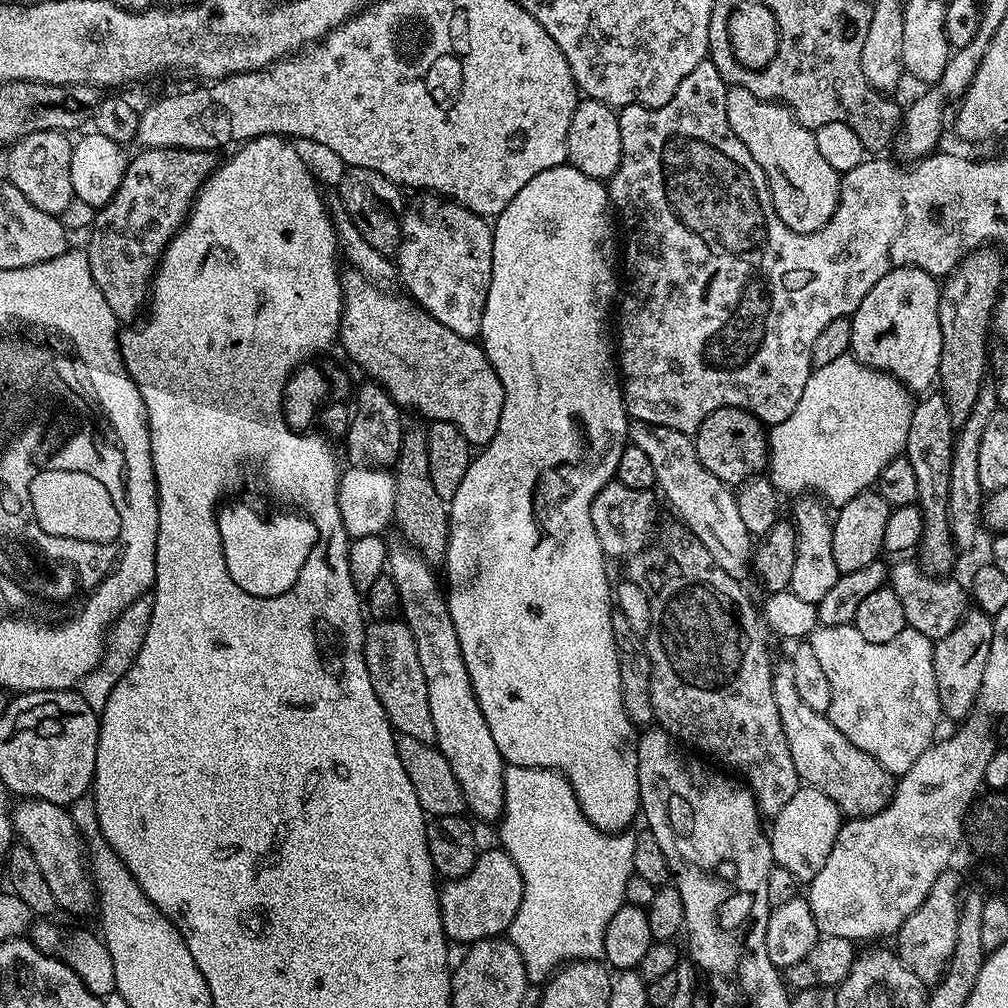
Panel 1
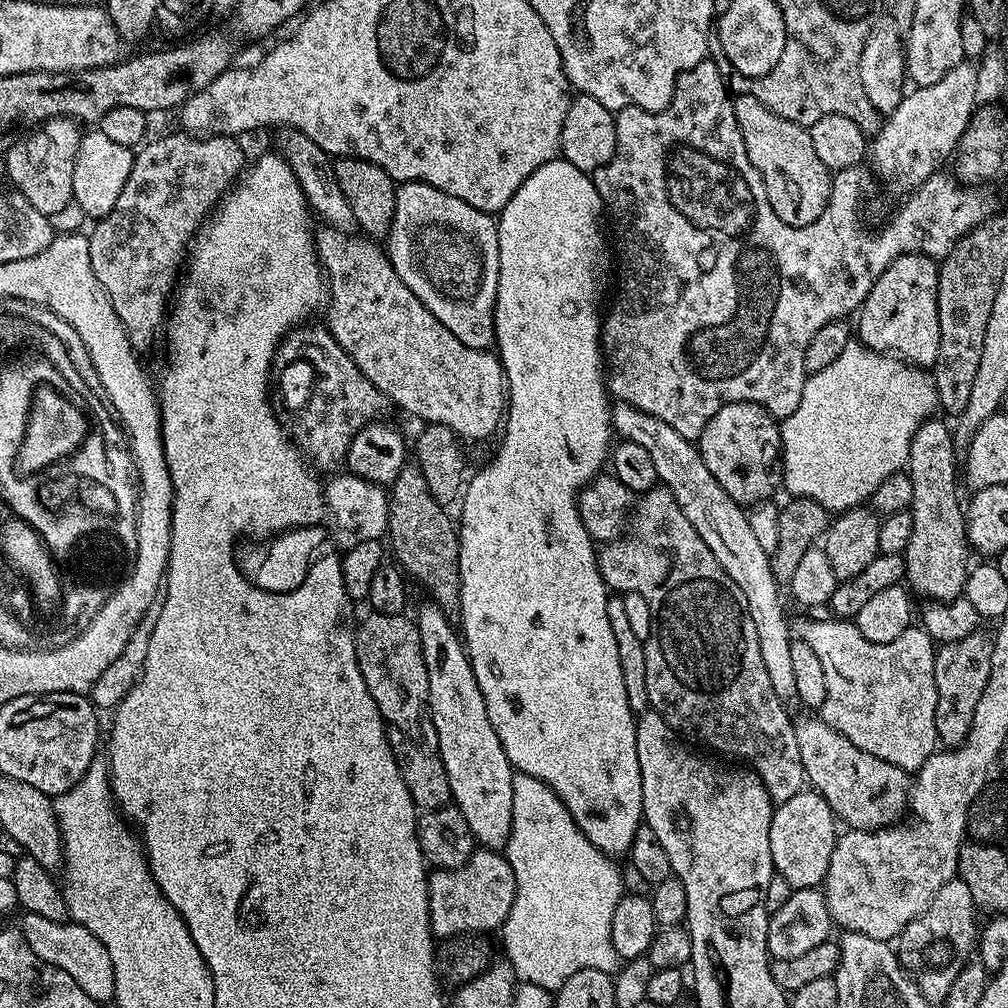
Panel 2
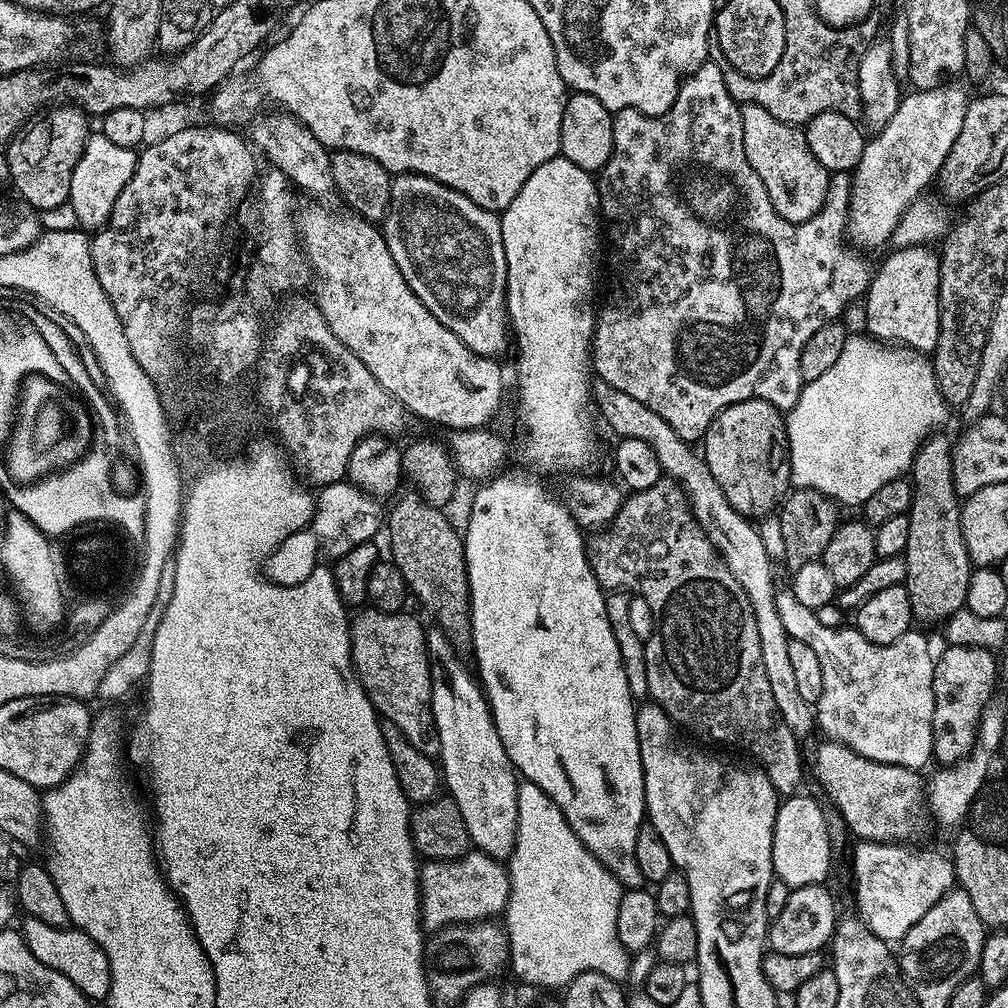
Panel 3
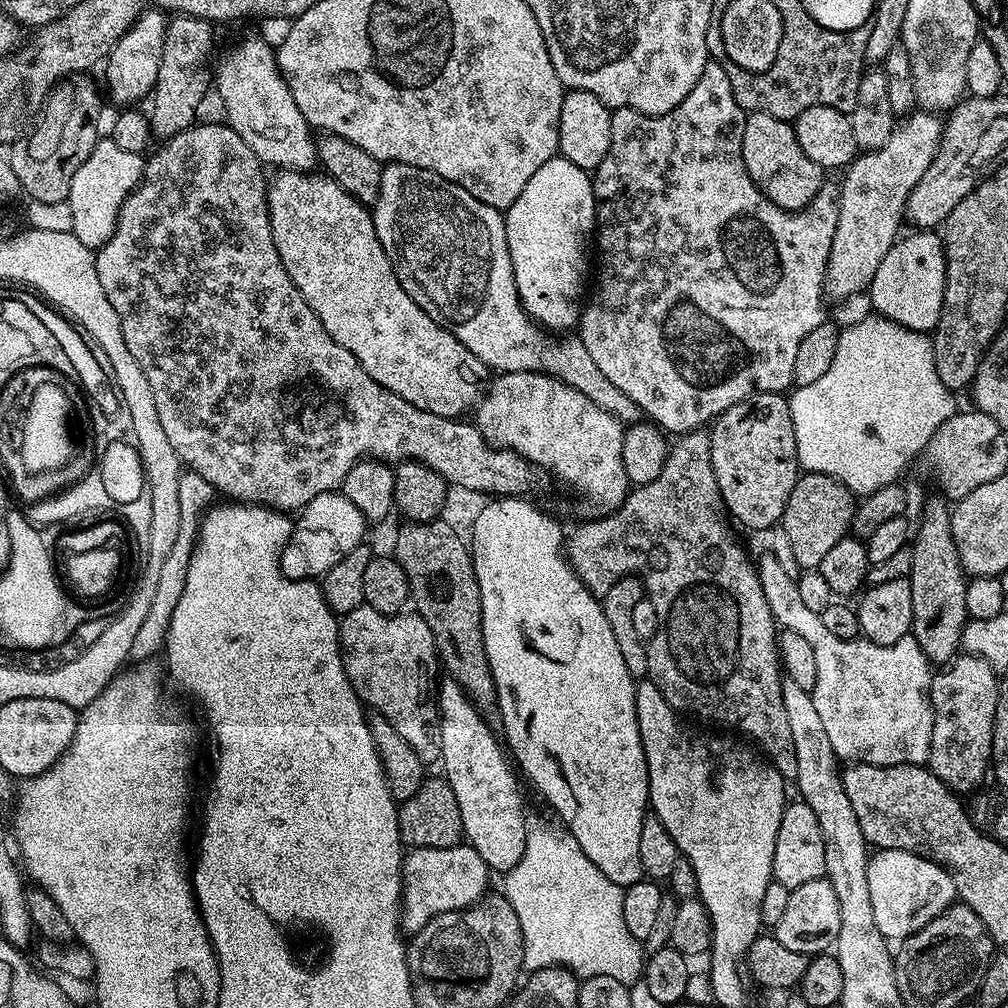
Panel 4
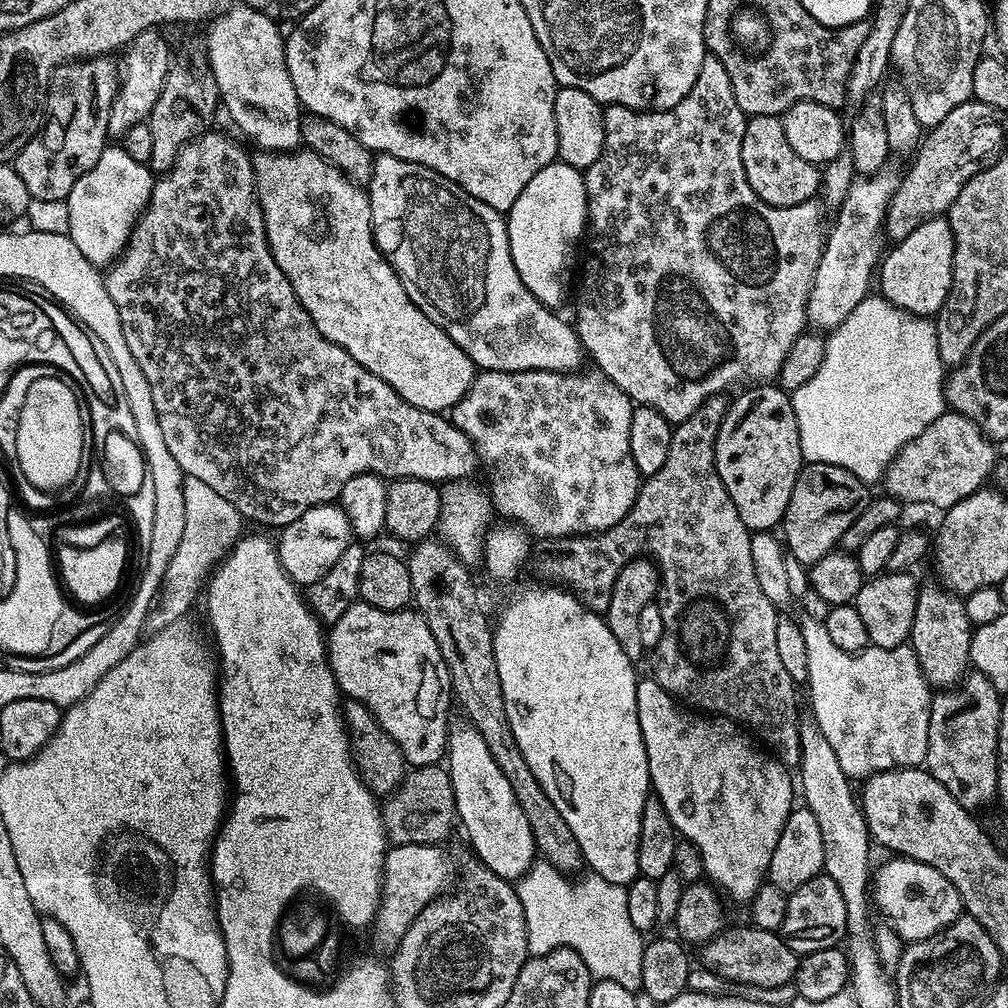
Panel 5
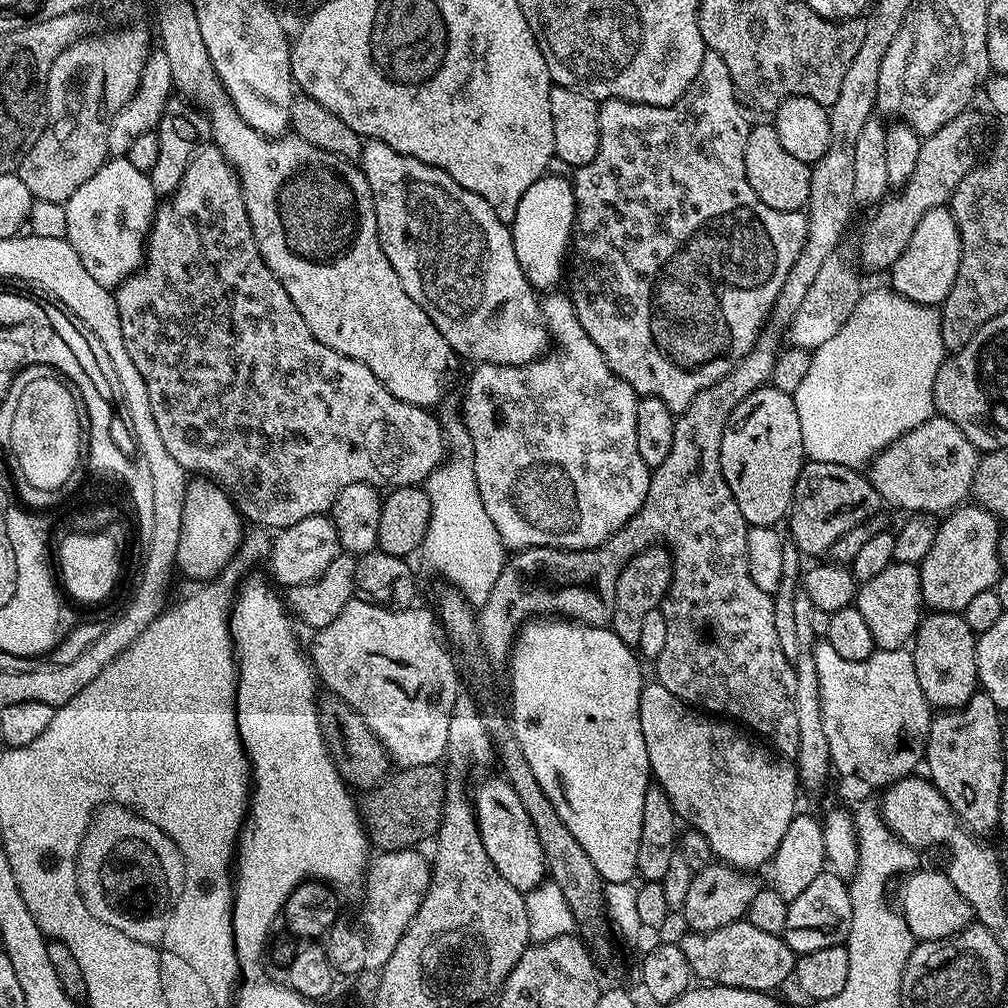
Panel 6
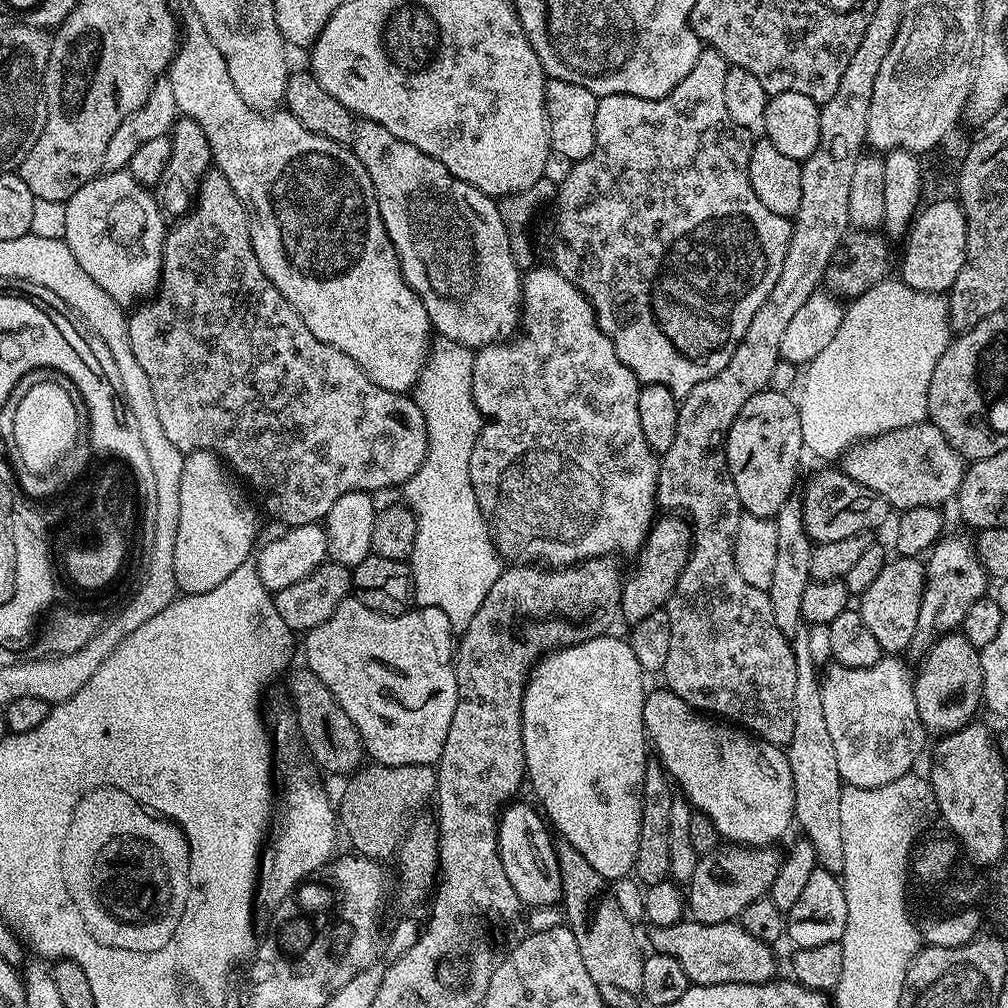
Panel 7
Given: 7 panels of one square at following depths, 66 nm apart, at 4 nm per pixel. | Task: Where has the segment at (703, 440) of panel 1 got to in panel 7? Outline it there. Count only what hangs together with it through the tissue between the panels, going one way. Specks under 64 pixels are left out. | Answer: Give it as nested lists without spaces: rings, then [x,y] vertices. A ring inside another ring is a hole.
[[[765,390],[748,399],[731,424],[727,434],[727,464],[738,492],[743,511],[756,517],[775,517],[785,502],[791,499],[798,474],[800,456],[804,454],[799,405],[787,393]]]

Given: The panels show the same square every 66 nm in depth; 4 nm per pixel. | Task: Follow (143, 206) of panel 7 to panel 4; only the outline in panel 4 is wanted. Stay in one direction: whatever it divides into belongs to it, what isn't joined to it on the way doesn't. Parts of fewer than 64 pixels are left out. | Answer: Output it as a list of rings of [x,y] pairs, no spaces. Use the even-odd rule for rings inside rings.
[[[110,138],[97,139],[90,158],[78,166],[78,174],[74,174],[74,182],[70,182],[67,199],[74,216],[71,232],[76,235],[78,242],[82,242],[82,246],[98,250],[114,234],[118,214],[126,198],[144,177],[145,163],[145,157],[141,153],[122,150],[118,142]]]

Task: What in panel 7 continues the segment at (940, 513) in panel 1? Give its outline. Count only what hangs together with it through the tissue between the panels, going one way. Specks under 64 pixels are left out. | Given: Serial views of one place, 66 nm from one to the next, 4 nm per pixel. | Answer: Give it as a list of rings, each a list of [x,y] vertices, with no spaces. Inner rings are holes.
[[[955,630],[939,636],[928,651],[923,653],[920,669],[915,669],[914,698],[918,702],[918,718],[922,718],[922,726],[925,733],[943,734],[953,732],[956,728],[962,728],[973,719],[976,711],[981,711],[984,699],[984,687],[982,686],[982,662],[979,651],[964,637],[963,631]]]

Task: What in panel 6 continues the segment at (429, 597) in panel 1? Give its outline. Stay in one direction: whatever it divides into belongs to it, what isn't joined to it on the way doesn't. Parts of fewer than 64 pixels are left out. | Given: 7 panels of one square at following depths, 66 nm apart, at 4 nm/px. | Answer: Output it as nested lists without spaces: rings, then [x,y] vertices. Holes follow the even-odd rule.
[[[486,777],[474,790],[474,811],[478,828],[482,834],[482,844],[486,846],[486,854],[490,854],[490,862],[510,882],[510,886],[525,894],[540,887],[546,880],[542,842],[538,842],[538,833],[534,830],[534,822],[530,822],[530,814],[514,794],[507,780]]]

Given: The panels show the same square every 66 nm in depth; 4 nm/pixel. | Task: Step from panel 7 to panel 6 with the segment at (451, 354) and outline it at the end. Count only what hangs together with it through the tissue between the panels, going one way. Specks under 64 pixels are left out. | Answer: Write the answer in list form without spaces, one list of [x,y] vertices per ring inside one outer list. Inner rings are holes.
[[[459,415],[443,417],[442,427],[446,437],[446,455],[443,464],[428,476],[426,491],[430,498],[430,522],[433,526],[448,524],[448,540],[452,544],[425,543],[422,557],[444,579],[441,581],[459,590],[469,604],[479,606],[486,602],[486,598],[490,598],[490,590],[494,590],[494,582],[498,582],[498,574],[502,574],[506,549],[498,530],[494,530],[494,522],[490,522],[490,514],[486,514],[486,506],[482,506],[482,494],[478,494],[478,482],[474,478],[474,442],[463,419]]]

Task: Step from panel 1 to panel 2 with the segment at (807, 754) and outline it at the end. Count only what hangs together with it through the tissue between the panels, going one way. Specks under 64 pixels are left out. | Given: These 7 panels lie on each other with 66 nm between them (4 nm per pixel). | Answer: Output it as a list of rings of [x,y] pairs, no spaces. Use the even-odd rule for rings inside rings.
[[[819,718],[799,721],[796,737],[807,783],[831,806],[837,821],[845,820],[849,829],[876,832],[895,825],[903,812],[905,815],[910,804],[910,776],[904,769],[866,754]]]

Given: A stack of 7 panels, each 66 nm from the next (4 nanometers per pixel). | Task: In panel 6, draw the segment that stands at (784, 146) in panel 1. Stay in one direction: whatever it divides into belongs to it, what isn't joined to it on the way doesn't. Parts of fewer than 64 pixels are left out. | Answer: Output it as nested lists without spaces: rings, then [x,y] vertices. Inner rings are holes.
[[[753,123],[746,138],[746,178],[750,186],[754,186],[754,194],[770,206],[770,210],[783,212],[799,212],[805,207],[810,198],[811,167],[806,162],[794,158],[782,147],[775,127],[771,123]]]

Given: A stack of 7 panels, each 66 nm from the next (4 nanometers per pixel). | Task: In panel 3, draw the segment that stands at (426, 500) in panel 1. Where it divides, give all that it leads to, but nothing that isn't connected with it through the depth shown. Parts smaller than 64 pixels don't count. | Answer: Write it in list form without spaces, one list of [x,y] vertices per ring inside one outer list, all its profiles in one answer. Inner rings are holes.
[[[409,494],[404,496],[386,516],[386,532],[388,528],[388,544],[392,547],[390,559],[402,570],[402,578],[406,578],[408,591],[430,615],[436,619],[435,627],[451,642],[456,652],[467,653],[472,647],[472,599],[468,589],[468,571],[464,557],[464,541],[458,528],[444,517],[445,513],[425,503],[420,496]]]

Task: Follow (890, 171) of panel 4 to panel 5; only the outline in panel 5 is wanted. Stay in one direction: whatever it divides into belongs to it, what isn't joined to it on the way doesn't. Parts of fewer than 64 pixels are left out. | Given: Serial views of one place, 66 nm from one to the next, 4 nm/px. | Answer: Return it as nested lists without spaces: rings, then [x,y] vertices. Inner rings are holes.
[[[881,170],[853,180],[846,198],[838,206],[836,222],[827,229],[824,253],[808,295],[808,324],[813,329],[837,328],[852,313],[854,306],[861,304],[873,291],[874,277],[886,248],[884,222],[901,179],[888,171]]]

